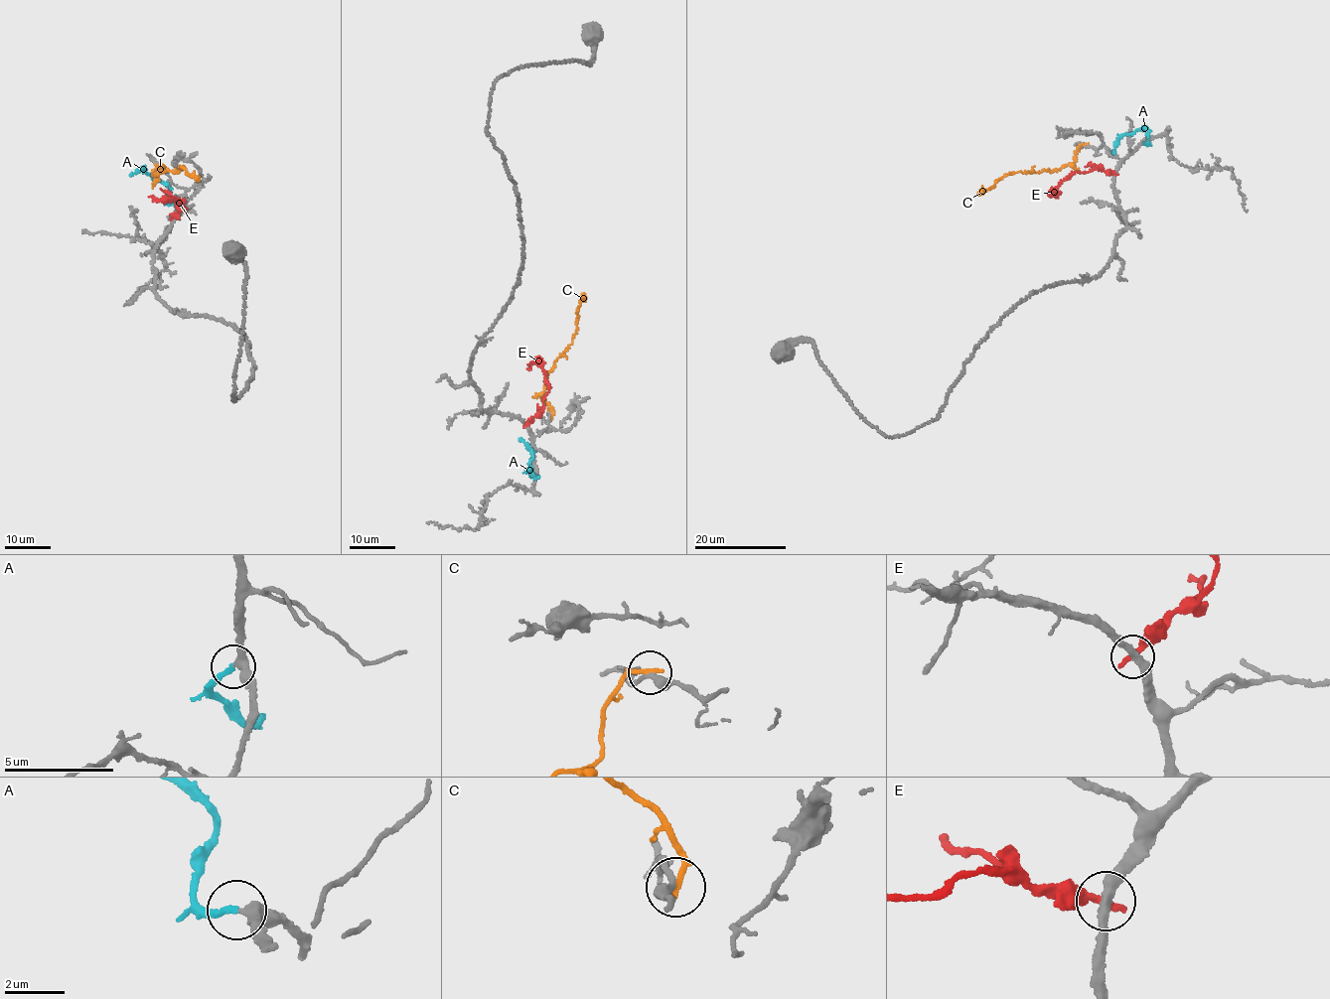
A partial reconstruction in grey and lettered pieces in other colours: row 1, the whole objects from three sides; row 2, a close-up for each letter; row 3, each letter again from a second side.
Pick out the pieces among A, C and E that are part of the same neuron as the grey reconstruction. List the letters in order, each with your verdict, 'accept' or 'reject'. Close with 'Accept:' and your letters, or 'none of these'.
A: accept
C: reject
E: reject
Accept: A

